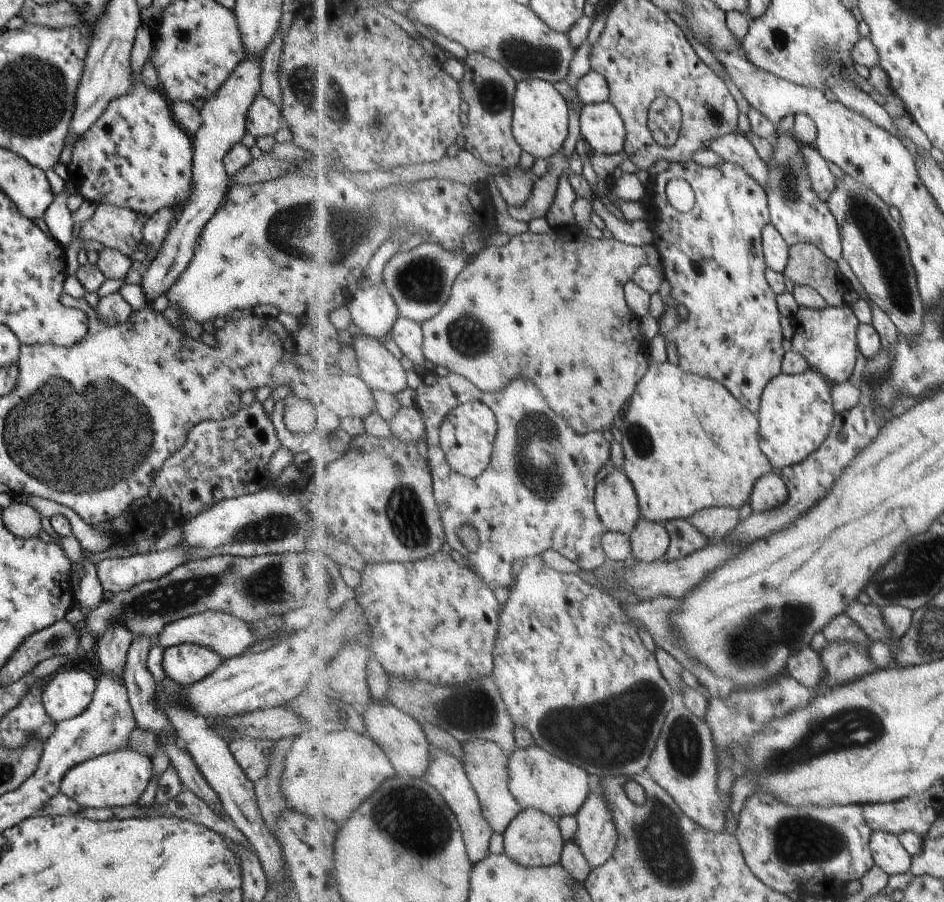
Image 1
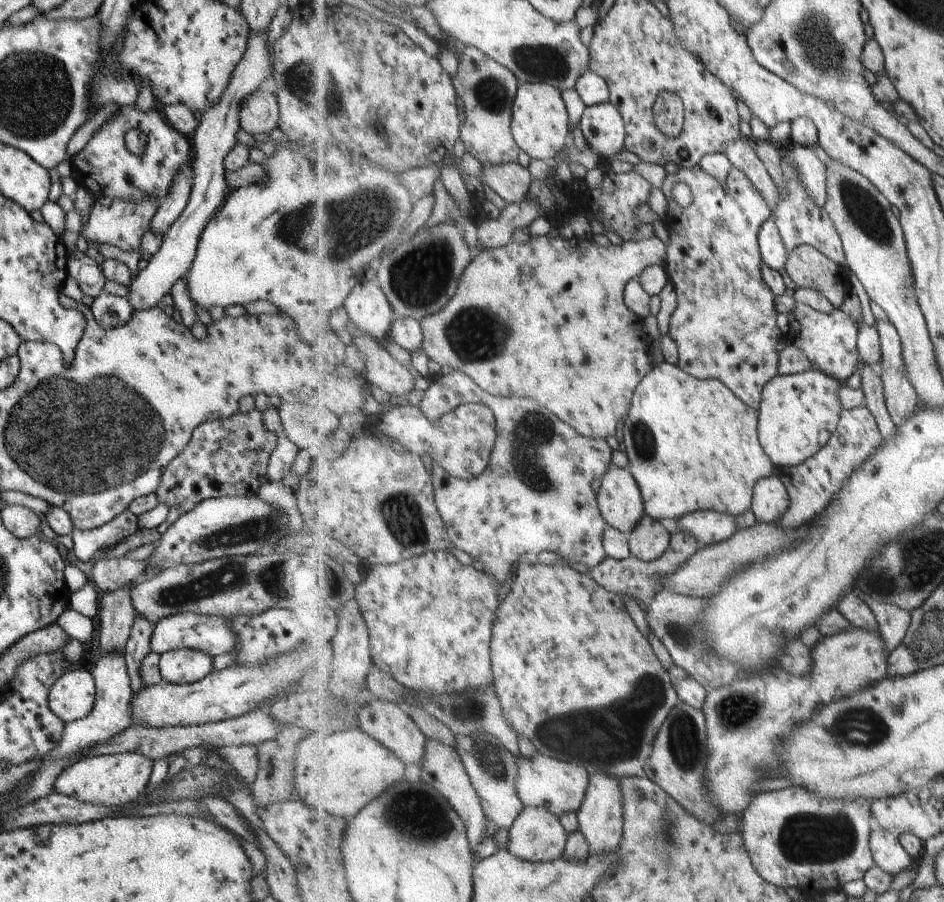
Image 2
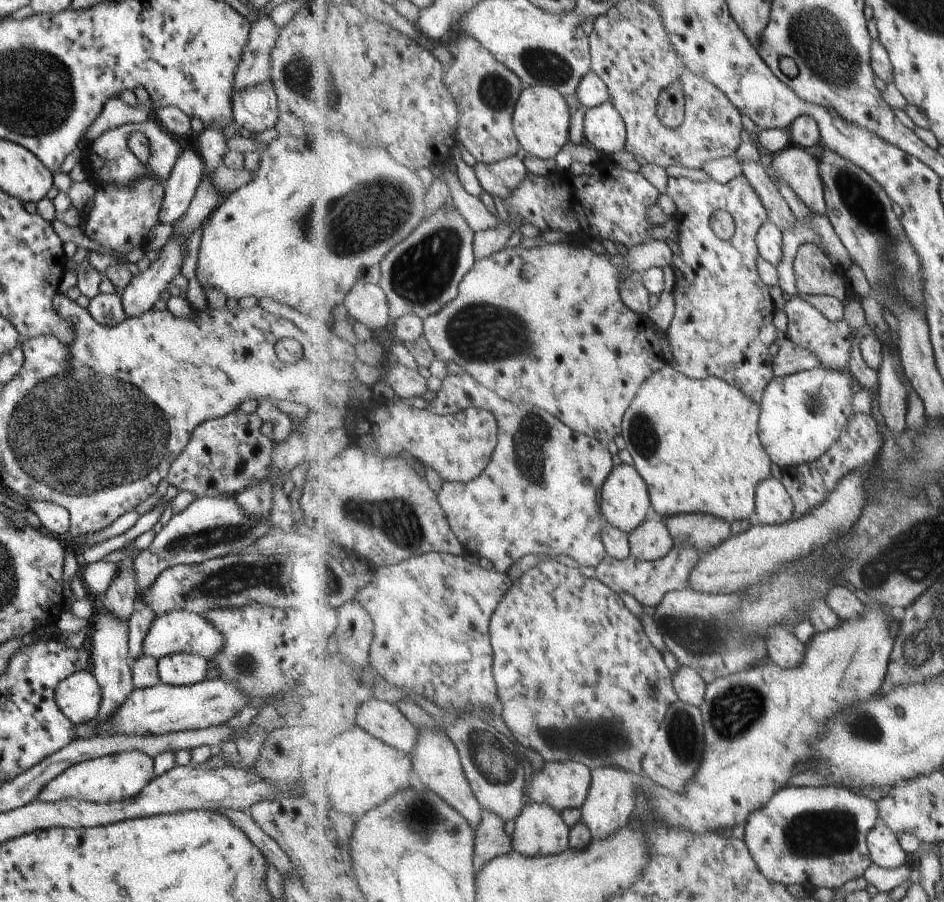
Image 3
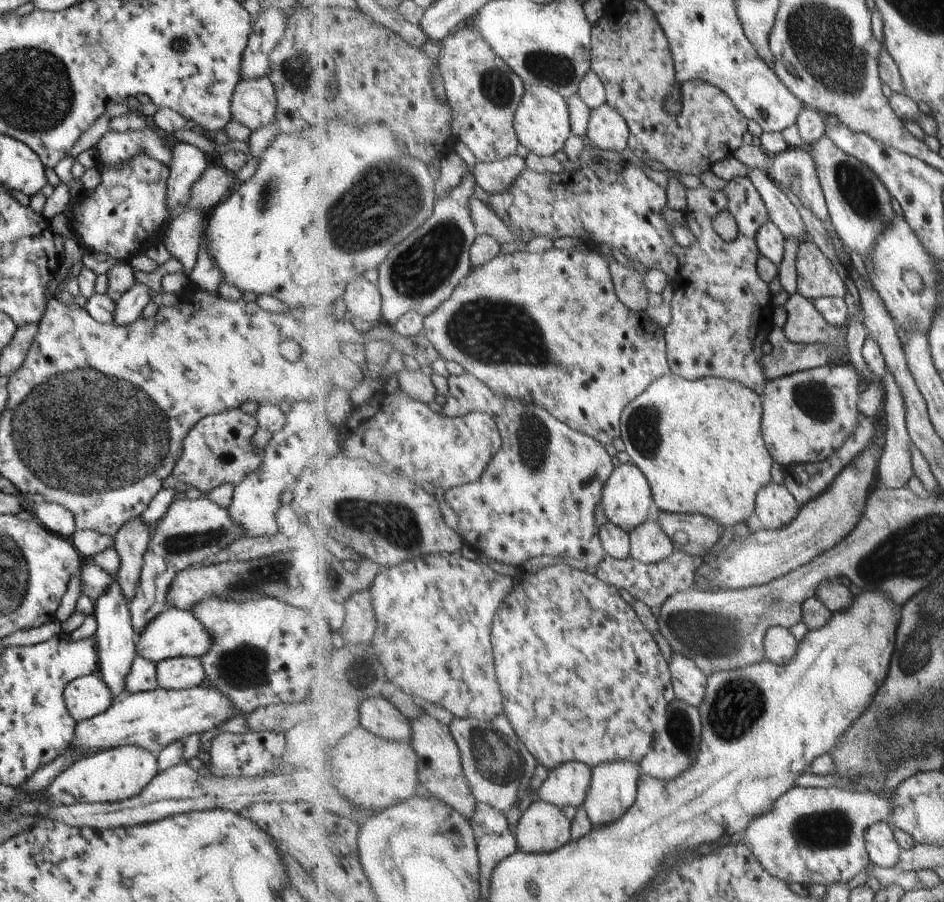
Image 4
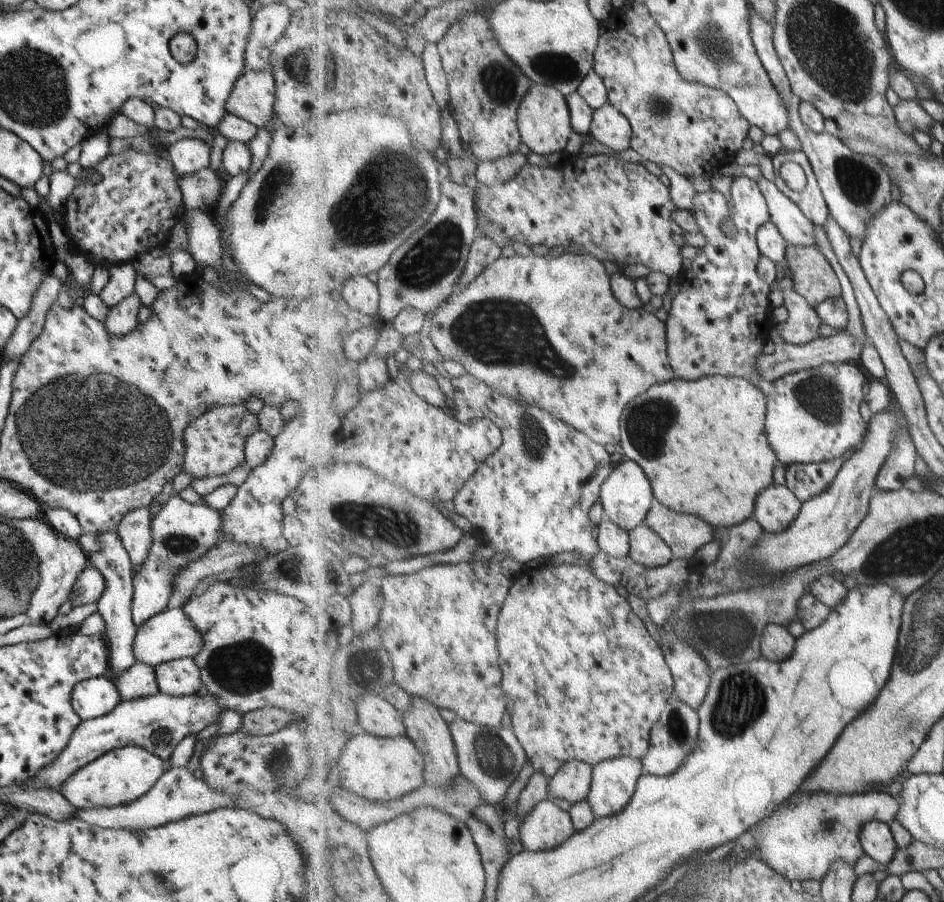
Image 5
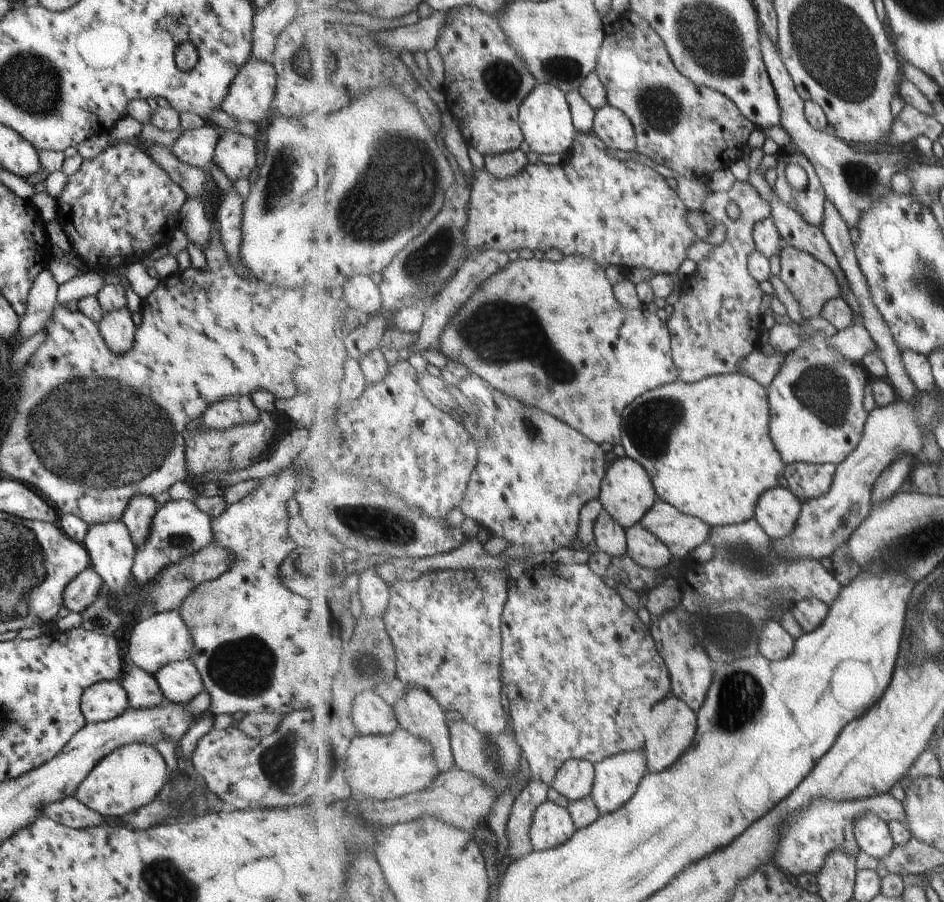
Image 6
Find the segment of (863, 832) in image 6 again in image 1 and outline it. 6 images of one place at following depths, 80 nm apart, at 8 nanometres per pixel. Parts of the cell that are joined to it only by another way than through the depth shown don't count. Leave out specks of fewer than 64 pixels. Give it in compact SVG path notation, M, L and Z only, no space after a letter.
M874 831L870 840L874 861L887 874L896 875L909 872L913 859L912 854L903 846L898 835L887 831Z

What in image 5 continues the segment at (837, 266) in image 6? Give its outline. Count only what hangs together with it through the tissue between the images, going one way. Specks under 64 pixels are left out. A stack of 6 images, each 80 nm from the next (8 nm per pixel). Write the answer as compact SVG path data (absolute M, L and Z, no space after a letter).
M763 177L757 182L766 196L772 221L789 246L819 249L816 226L786 195L786 190L779 188L774 181L770 181L768 178Z

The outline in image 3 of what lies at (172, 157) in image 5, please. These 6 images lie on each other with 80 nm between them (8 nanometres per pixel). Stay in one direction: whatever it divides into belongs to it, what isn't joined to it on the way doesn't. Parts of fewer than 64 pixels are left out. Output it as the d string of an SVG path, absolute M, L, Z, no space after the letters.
M183 148L164 182L164 196L157 212L159 224L165 223L172 226L179 220L189 207L202 175L203 162L199 155L189 148Z

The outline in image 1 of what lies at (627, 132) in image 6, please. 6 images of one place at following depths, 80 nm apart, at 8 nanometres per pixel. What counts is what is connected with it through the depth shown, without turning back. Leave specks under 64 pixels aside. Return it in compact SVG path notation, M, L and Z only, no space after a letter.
M610 101L584 105L581 108L580 132L599 156L619 154L626 146L626 124Z

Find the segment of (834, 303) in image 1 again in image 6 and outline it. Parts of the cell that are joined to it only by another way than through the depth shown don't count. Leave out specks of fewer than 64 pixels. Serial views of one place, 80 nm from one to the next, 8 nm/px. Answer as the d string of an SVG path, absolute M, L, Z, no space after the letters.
M787 245L780 256L781 271L779 275L802 304L802 310L805 311L807 319L821 317L826 302L842 296L842 288L836 274L824 262L815 258L815 255Z

